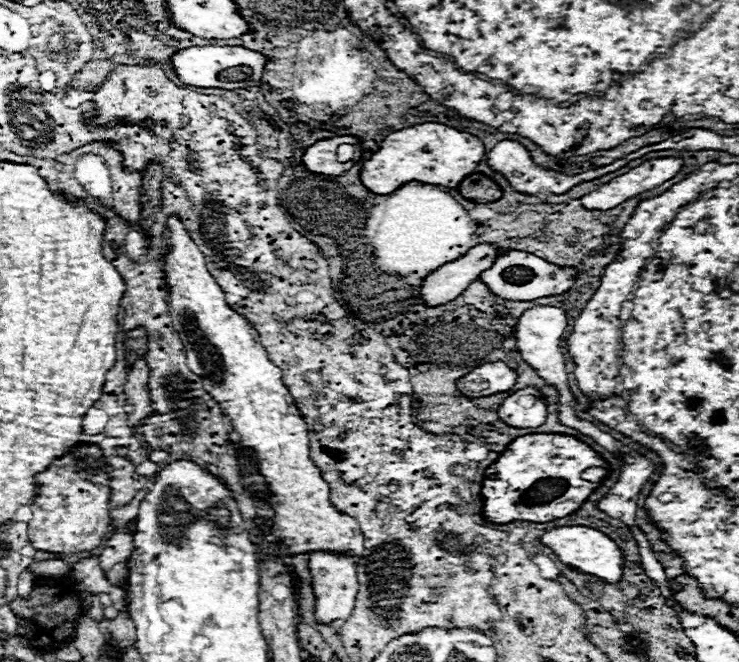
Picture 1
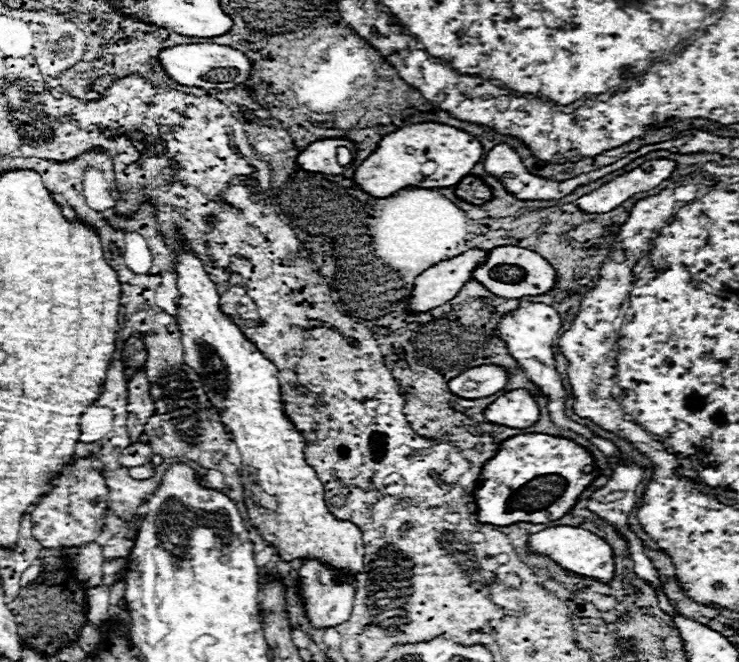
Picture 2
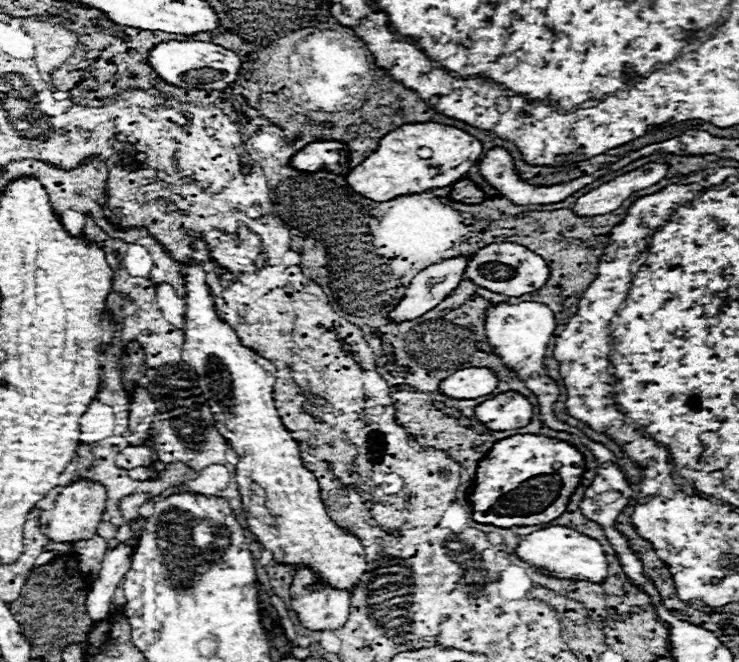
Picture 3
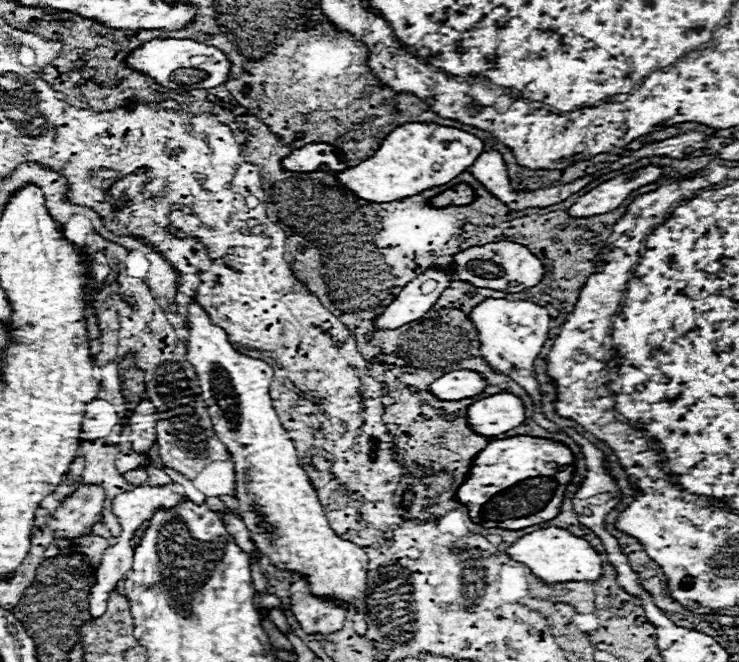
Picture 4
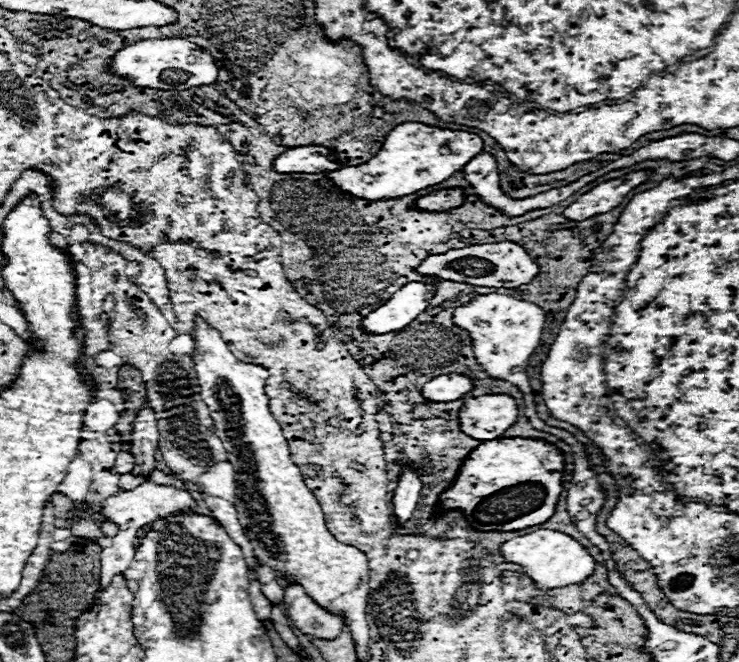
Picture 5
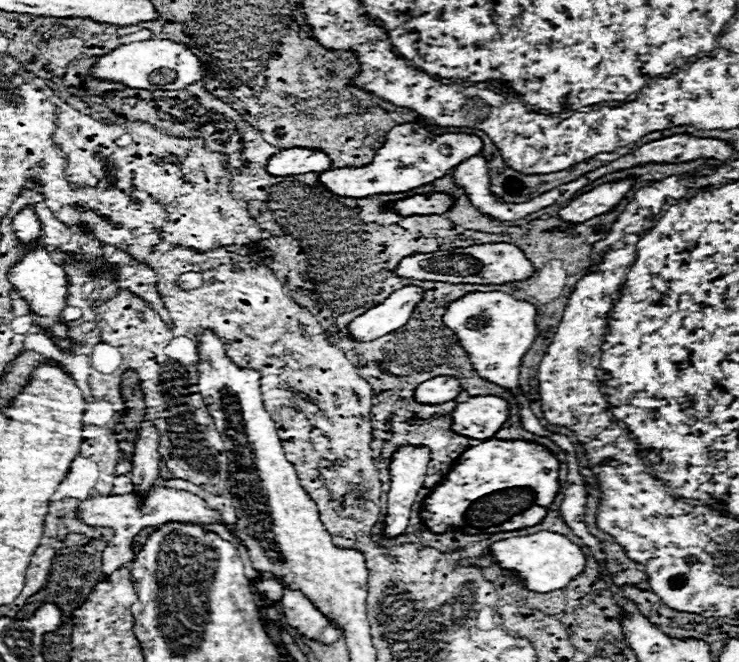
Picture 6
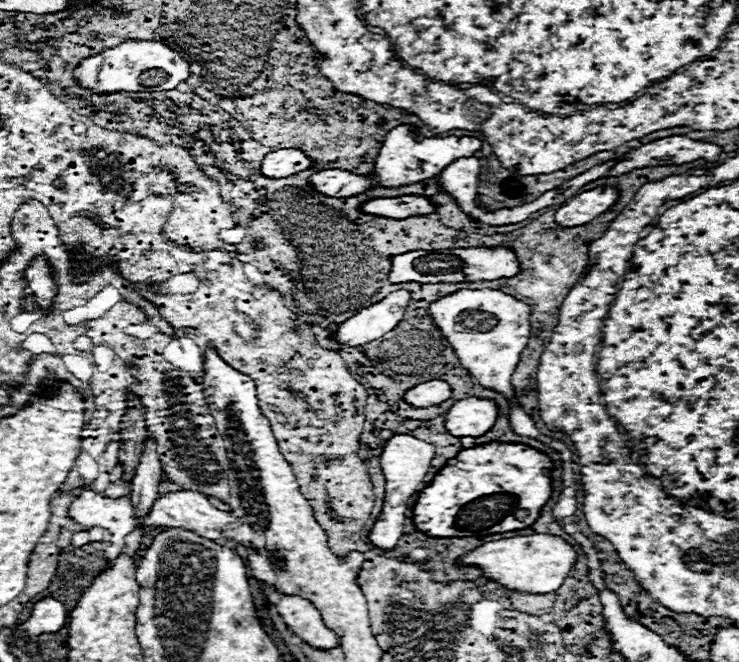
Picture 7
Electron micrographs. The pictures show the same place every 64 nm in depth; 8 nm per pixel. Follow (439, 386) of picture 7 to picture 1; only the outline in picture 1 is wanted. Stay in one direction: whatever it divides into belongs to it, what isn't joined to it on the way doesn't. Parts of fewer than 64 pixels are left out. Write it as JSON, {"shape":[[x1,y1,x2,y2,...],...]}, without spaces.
{"shape":[[492,362,482,364,462,376,456,382,456,388,468,396,468,398,480,398,480,396,492,396,498,392,508,392,516,382,516,372,506,366,504,362]]}

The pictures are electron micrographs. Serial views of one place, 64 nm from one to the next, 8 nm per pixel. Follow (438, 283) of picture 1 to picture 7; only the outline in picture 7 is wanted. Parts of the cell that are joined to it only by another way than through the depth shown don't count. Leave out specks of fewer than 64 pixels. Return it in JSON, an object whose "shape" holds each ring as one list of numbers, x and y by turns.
{"shape":[[396,290,388,294,382,302,362,308,358,314,342,322,330,334,330,338,346,346,360,346,378,340,402,320,402,316,406,314,408,300,410,300,410,292]]}

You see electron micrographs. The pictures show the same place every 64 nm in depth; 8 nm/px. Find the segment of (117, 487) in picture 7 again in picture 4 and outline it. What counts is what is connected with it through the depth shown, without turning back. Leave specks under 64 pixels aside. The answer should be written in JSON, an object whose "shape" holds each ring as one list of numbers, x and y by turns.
{"shape":[[136,468,136,470,128,470,128,472,124,472,124,478,126,478,130,484,140,486,140,484,144,484,144,482,148,480,148,474,146,474,144,468]]}

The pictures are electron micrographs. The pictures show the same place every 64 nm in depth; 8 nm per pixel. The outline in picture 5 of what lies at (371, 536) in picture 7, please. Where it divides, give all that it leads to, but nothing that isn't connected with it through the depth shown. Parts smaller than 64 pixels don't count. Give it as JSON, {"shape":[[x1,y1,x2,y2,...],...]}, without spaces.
{"shape":[[408,464,400,470,400,476,398,476,398,486,394,490,394,496,392,496,392,506,394,506,394,516,396,516,396,522,402,526,410,520,412,512,414,512,414,506,418,502,418,496,420,496,420,490,422,490,422,480,420,480,420,474,416,468,410,468]]}

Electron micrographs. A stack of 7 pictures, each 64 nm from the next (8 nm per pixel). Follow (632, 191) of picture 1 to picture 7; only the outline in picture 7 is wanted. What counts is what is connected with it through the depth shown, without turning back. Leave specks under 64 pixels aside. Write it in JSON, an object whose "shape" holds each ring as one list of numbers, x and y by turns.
{"shape":[[600,186,600,188,594,188,594,190,582,192,556,210,554,222,564,226,564,228,588,224,596,216,606,212,616,200,618,200,618,192,610,186]]}

